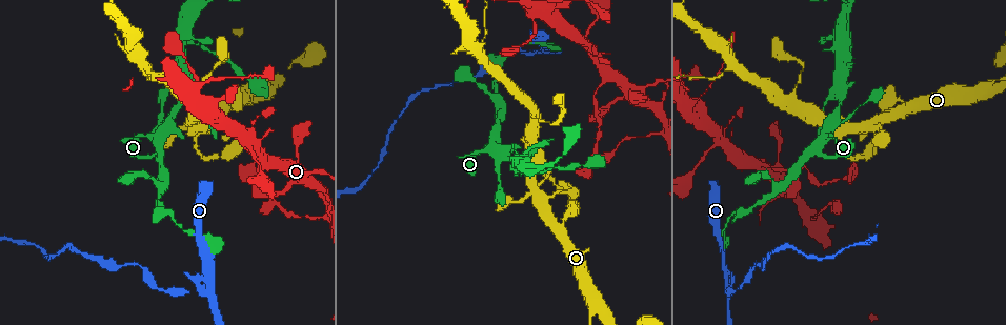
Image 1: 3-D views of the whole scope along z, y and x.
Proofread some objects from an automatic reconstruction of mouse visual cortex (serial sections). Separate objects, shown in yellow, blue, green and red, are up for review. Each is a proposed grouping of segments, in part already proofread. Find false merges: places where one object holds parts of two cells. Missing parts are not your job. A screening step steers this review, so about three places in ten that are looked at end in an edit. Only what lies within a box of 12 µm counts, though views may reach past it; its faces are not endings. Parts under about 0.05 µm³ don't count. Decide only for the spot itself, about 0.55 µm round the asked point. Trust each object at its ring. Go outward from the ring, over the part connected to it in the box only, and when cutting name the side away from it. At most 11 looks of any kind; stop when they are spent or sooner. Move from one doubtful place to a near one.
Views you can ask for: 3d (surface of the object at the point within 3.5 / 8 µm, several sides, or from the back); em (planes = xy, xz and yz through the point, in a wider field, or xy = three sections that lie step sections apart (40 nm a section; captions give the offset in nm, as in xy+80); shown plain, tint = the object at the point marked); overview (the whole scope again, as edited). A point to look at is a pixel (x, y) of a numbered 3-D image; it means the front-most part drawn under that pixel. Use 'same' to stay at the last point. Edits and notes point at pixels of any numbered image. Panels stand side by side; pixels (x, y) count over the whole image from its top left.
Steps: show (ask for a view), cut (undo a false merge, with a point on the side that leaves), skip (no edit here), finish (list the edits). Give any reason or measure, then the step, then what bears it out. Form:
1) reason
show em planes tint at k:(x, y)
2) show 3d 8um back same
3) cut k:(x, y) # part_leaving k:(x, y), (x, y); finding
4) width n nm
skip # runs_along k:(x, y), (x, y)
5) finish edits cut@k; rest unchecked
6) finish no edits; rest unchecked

abrupt turn
show 3d 3.5um back at 1:(825, 157)

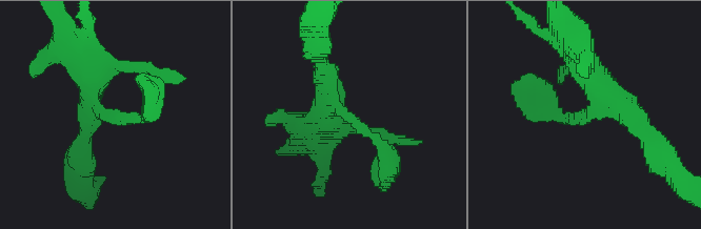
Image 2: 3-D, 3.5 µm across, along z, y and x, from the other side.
need the tissue
show em planes tint at 2:(343, 114)

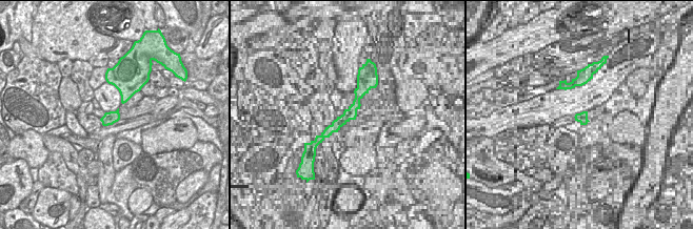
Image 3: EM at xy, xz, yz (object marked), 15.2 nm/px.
another direction
show em xy step 3 tint same

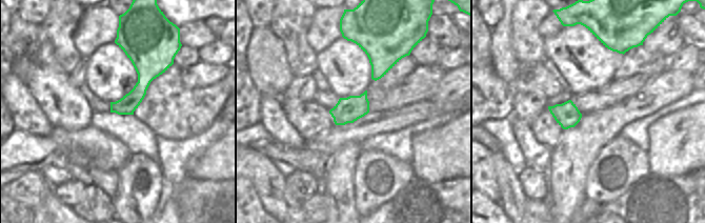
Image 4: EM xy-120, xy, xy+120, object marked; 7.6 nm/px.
width 190 nm
skip # runs_along 2:(154, 101), (141, 118), (108, 118), (86, 56); one cell here

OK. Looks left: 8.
show 3d 8um at 1:(735, 60)

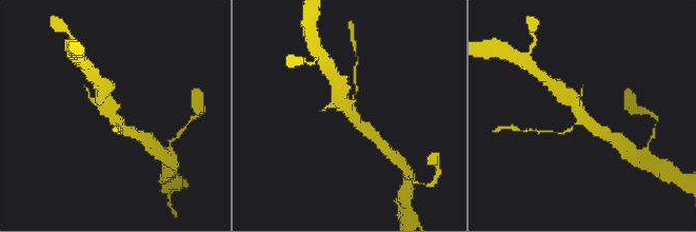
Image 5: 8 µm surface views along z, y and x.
arms 3; arm_widths 150, 350, 500 nm; shape alone is not enough
show em xy step 5 tint at 5:(113, 115)

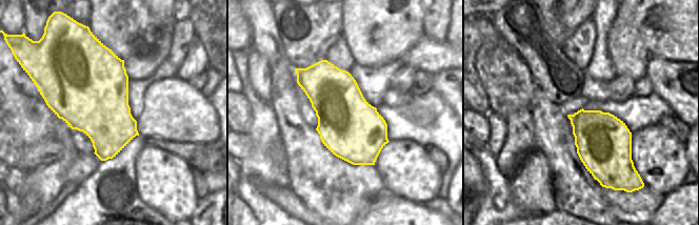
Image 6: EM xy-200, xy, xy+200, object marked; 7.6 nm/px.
width 480 nm
cut 5:(356, 89) # part_leaving 5:(354, 98), (355, 68), (358, 61); a second cell is stuck on

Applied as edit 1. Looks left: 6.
show overview

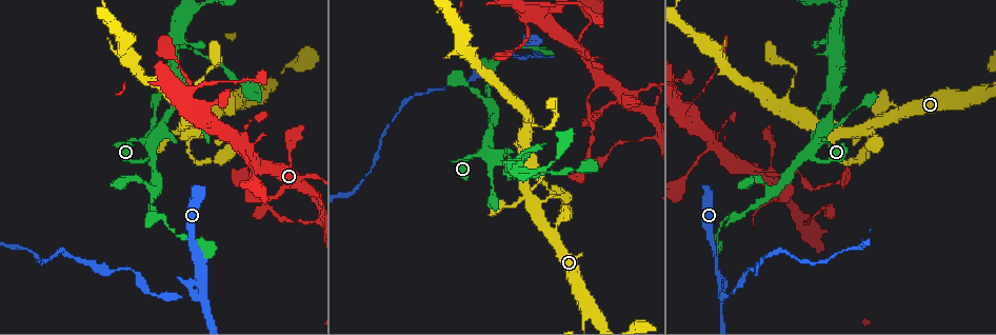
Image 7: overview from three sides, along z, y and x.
arms part here
show 3d 3.5um at 7:(539, 57)

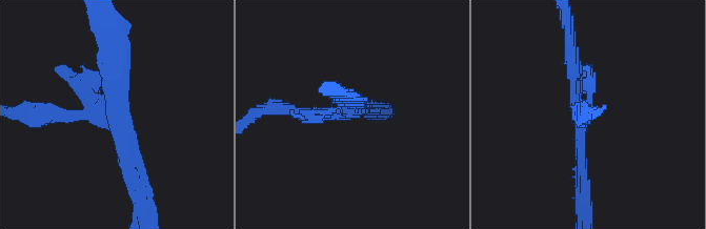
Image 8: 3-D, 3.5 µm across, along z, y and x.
arms 3; arm_widths 100, 150, 250 nm; need the tissue
show em xy step 1 tint at 8:(114, 114)

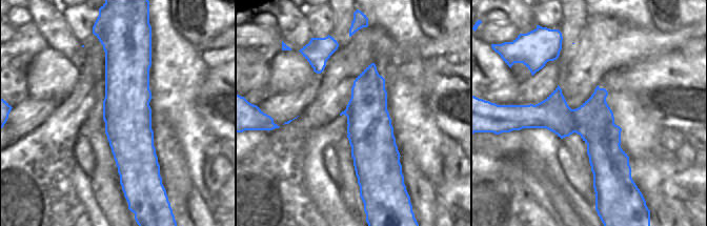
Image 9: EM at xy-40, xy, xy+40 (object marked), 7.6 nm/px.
cut 8:(588, 82) # part_leaving 8:(348, 111), (319, 113), (264, 108); a second cell is stuck on

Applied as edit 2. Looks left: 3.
redraw
show overview

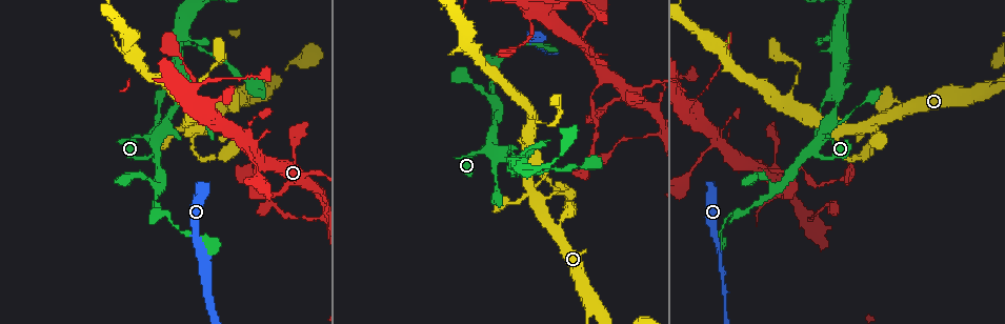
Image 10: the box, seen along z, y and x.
abrupt turn
show em xy step 2 tint at 10:(804, 169)

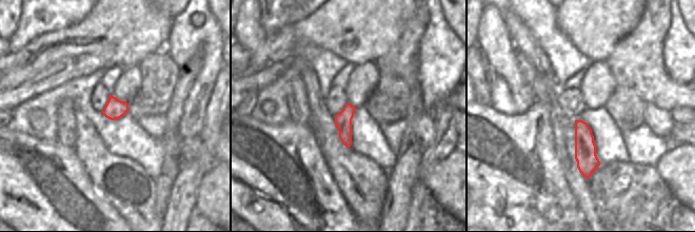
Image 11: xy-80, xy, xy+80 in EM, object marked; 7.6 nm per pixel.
show 3d 3.5um same

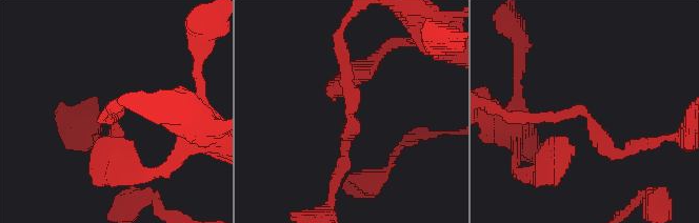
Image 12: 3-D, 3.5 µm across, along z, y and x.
arm_widths 200, 200 nm
skip # runs_along 12:(514, 115), (581, 112), (612, 150), (633, 147); continuous, no second cell

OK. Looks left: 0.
finish edits cut@5, cut@8; rest unchecked

